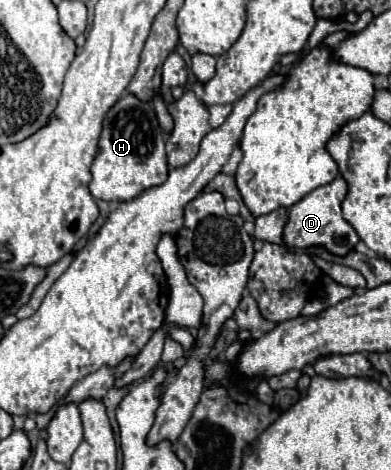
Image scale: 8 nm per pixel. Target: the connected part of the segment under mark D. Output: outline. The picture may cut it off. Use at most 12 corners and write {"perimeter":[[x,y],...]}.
{"perimeter":[[342,176],[288,210],[288,248],[354,250],[356,230],[340,208]]}

